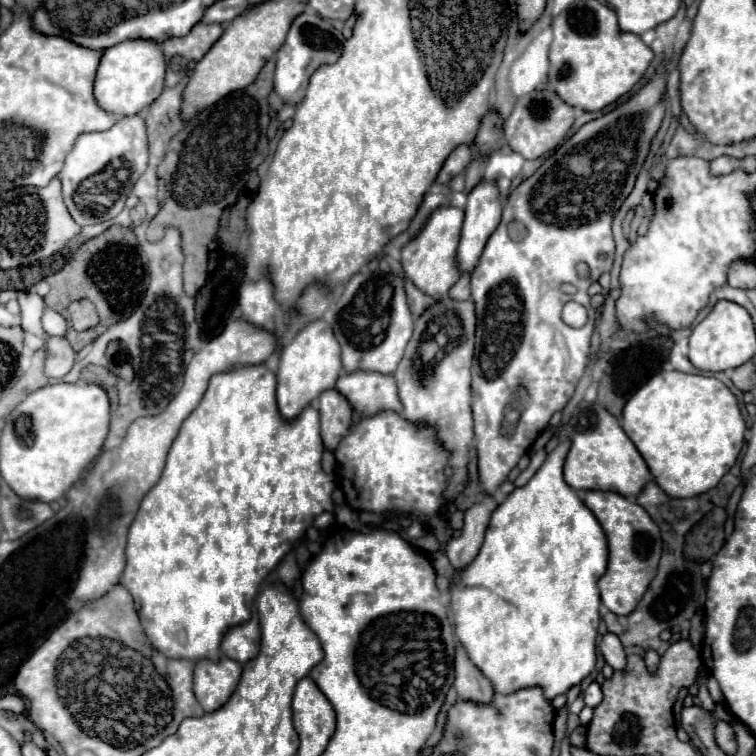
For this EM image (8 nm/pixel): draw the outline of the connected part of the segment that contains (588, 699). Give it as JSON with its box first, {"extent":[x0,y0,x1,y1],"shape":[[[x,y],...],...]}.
{"extent":[584,682,602,708],"shape":[[[592,682],[592,684],[584,690],[584,702],[586,702],[586,706],[590,706],[590,708],[596,708],[596,706],[602,702],[602,690],[600,690],[600,684],[598,684],[598,682]]]}

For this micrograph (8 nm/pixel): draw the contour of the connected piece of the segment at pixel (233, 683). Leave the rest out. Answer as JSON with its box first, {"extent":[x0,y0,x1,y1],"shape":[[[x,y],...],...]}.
{"extent":[194,656,242,712],"shape":[[[222,656],[218,662],[196,662],[194,668],[194,694],[204,712],[218,710],[228,702],[238,686],[242,664]]]}

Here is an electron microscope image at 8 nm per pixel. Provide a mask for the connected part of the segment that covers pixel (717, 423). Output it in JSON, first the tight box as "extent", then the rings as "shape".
{"extent":[620,355,746,498],"shape":[[[670,355],[663,365],[667,366],[654,374],[644,386],[640,386],[640,390],[636,390],[632,398],[628,398],[622,410],[620,424],[628,438],[634,442],[634,446],[638,448],[638,452],[642,454],[656,484],[672,498],[692,498],[712,490],[720,482],[720,478],[734,466],[744,444],[746,422],[740,414],[738,400],[728,390],[728,386],[724,386],[720,380],[712,376],[697,376],[714,372],[700,370],[700,374],[694,374],[676,370],[670,362]]]}

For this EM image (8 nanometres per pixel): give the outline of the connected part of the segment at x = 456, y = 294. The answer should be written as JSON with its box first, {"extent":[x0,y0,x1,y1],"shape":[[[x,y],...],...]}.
{"extent":[450,274,470,300],"shape":[[[464,274],[456,282],[456,286],[452,286],[450,298],[456,298],[456,300],[468,300],[470,298],[470,274]]]}

